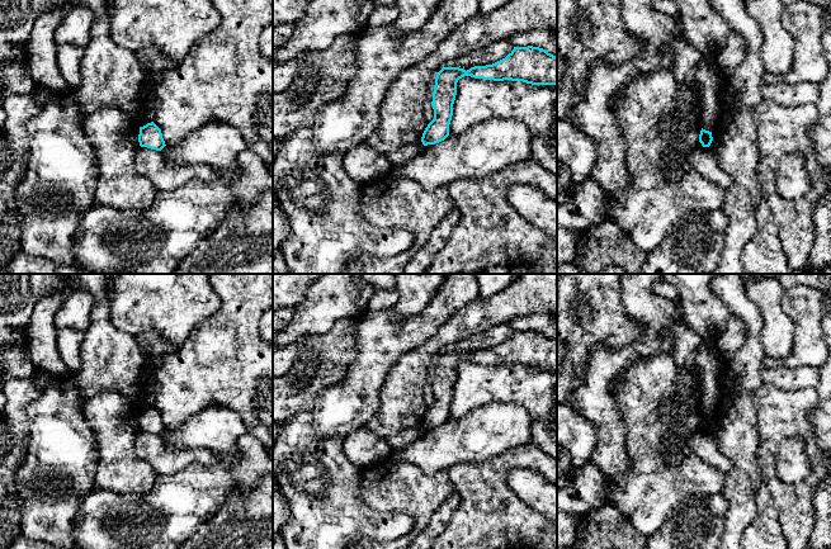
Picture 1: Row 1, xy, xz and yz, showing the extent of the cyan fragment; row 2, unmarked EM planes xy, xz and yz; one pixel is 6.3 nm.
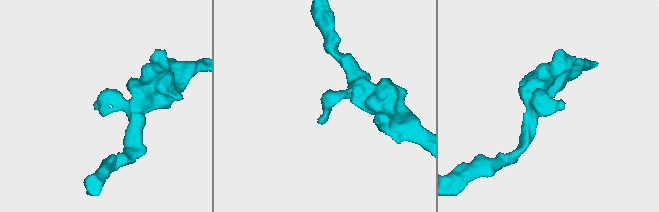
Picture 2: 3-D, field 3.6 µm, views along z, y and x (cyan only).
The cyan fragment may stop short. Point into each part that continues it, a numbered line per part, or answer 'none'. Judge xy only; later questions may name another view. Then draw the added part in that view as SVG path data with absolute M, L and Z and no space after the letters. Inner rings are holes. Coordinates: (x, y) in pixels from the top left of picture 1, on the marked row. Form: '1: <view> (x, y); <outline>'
none

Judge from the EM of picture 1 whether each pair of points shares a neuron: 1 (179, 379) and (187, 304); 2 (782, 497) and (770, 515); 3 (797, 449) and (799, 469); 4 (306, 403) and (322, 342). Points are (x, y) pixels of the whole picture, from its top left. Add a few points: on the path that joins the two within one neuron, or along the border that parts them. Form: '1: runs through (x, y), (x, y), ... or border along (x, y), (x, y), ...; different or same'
1: border along (206, 320), (178, 345); different
2: border along (763, 483), (773, 497), (783, 535); different
3: runs through (797, 454), (797, 464); same
4: runs through (311, 388), (325, 374), (325, 358); same

